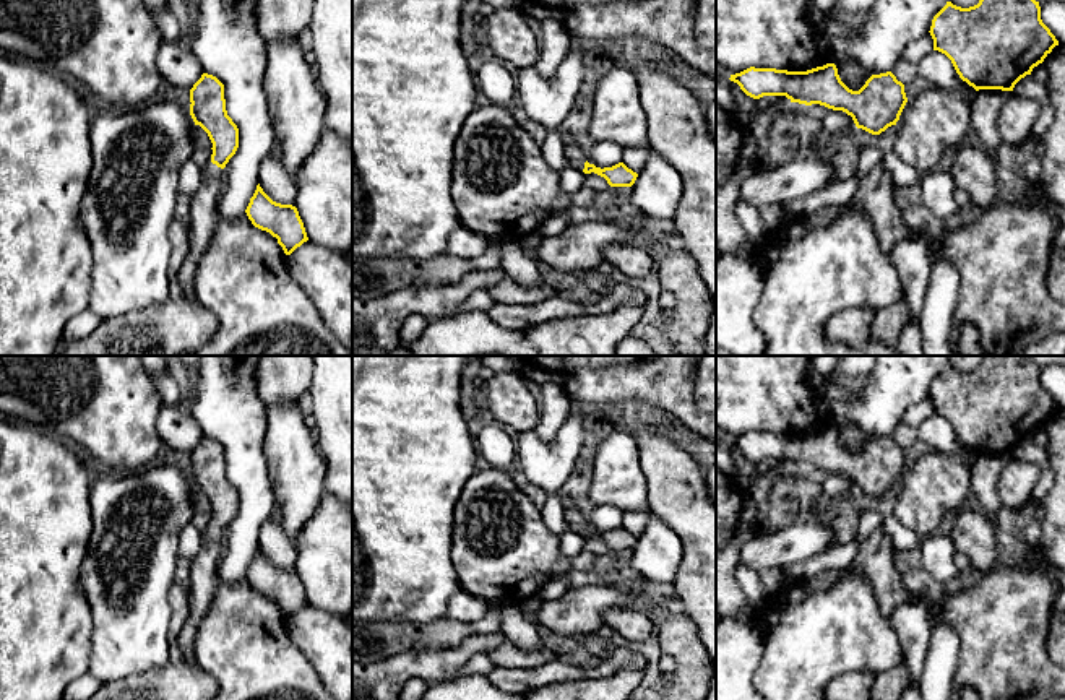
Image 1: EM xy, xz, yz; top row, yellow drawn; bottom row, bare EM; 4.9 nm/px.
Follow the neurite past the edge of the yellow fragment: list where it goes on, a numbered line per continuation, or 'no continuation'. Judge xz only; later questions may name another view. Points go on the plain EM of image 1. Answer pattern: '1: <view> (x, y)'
1: xz (575, 518)

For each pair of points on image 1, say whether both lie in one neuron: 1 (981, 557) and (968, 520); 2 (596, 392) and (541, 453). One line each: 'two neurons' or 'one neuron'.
1: one neuron
2: two neurons

